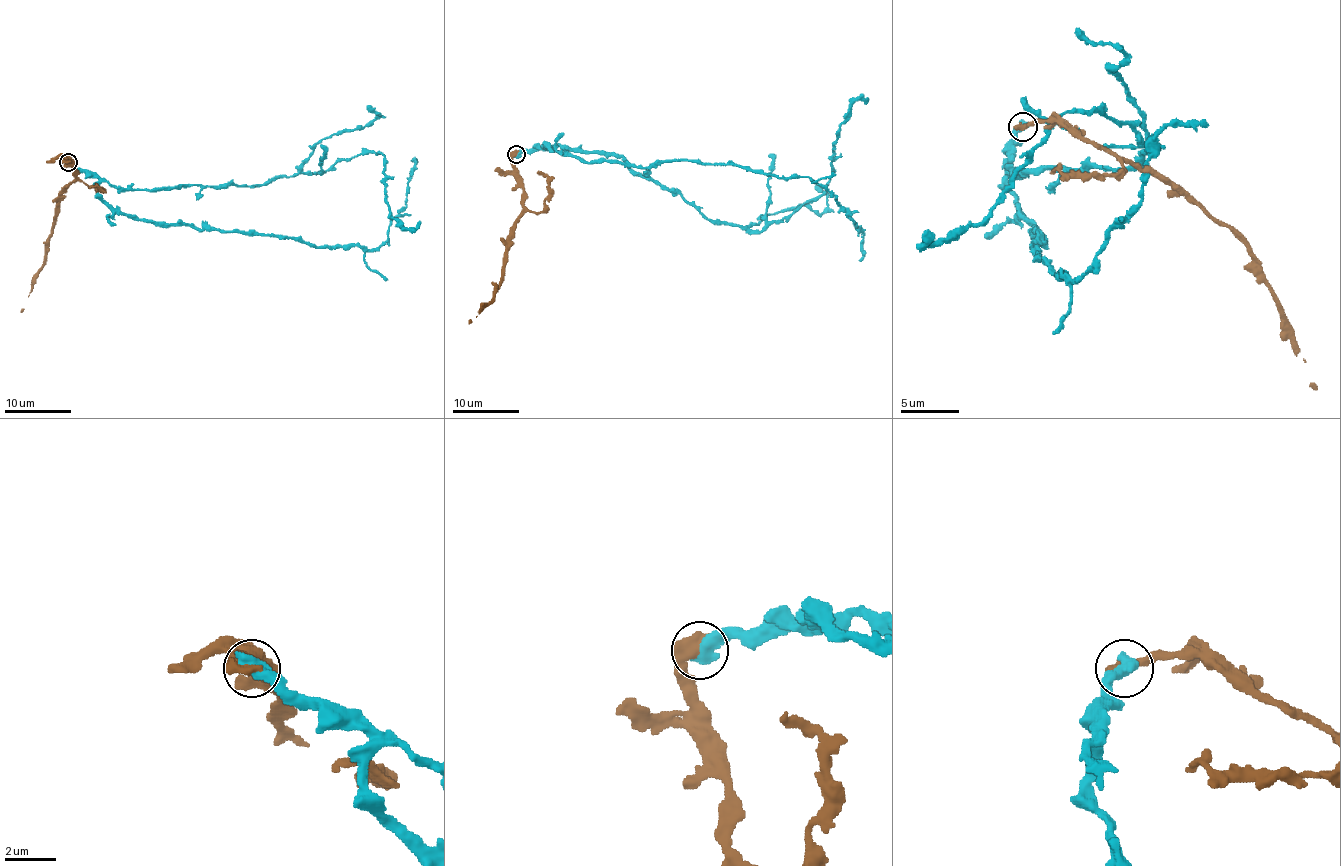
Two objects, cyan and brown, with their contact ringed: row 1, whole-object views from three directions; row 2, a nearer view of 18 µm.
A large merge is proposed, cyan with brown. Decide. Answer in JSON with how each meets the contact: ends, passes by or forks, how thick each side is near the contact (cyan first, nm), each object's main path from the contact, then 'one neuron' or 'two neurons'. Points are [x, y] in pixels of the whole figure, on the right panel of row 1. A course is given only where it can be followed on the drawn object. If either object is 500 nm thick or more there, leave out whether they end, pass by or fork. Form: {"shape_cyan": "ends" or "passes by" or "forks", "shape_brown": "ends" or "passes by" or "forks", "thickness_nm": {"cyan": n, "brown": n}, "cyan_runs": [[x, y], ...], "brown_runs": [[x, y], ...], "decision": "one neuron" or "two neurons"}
{"thickness_nm": {"cyan": 650, "brown": 550}, "cyan_runs": [[1023, 126], [1006, 166], [1017, 175], [1133, 166], [1156, 146], [1067, 111], [982, 219], [936, 242], [924, 230]], "brown_runs": [[1023, 126], [1061, 120], [1081, 135], [1174, 181], [1229, 227], [1252, 259], [1252, 271], [1269, 288], [1316, 390]], "decision": "two neurons"}

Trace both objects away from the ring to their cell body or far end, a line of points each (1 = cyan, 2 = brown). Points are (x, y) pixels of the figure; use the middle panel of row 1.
1: (515, 155), (559, 145), (609, 152), (708, 218), (763, 231), (825, 190), (836, 132), (851, 105), (868, 98)
2: (515, 155), (512, 158), (514, 176), (522, 188), (522, 215), (494, 296), (469, 323)

